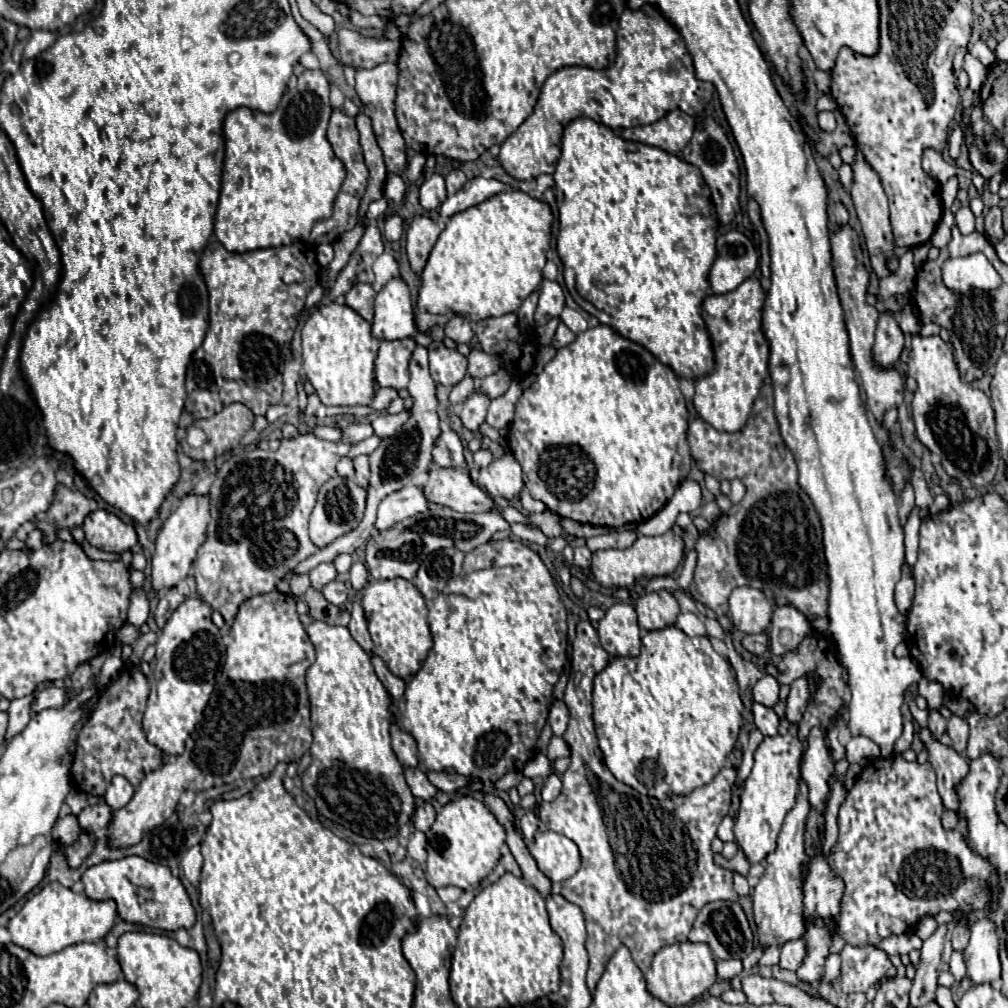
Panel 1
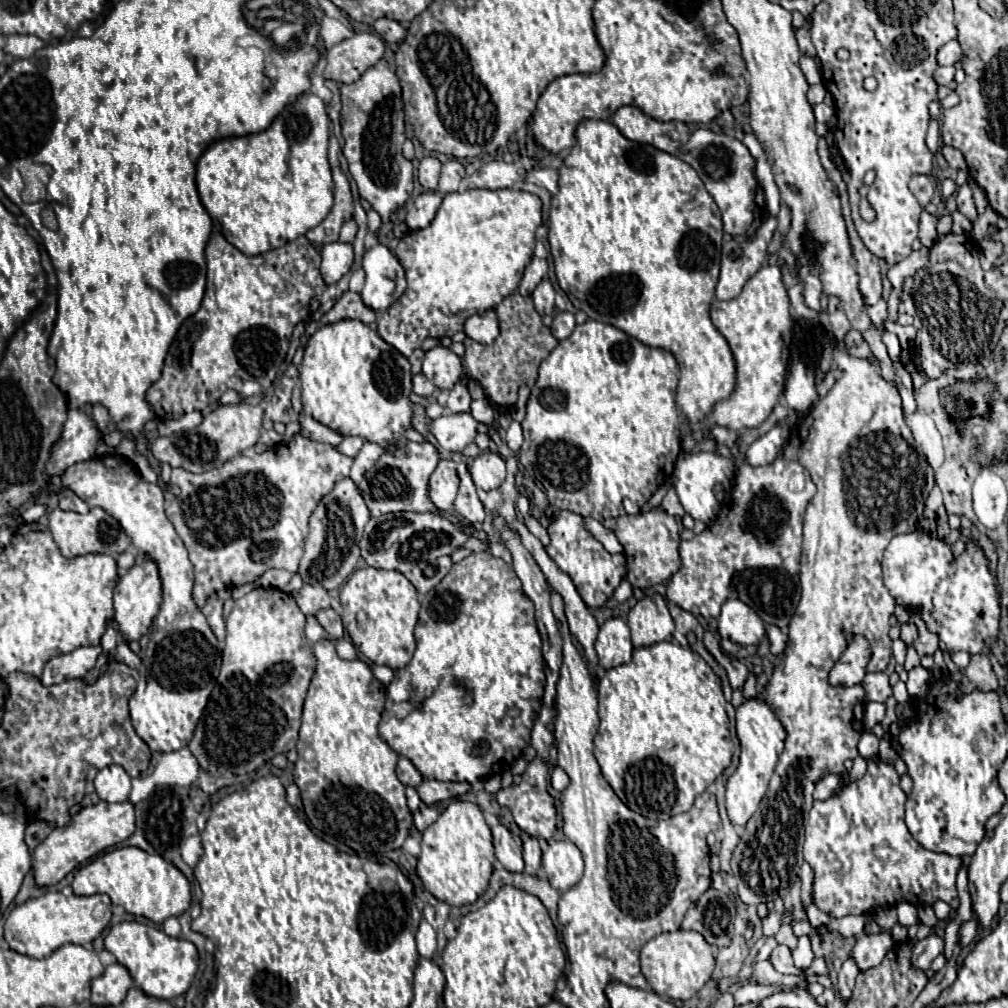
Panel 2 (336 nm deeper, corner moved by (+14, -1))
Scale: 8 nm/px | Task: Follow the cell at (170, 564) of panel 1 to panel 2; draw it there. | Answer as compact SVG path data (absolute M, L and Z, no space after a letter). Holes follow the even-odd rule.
M140 557L140 563L130 567L130 571L118 579L114 589L114 621L122 637L126 641L138 641L152 625L152 619L156 617L160 605L162 605L162 579L158 573L158 565L150 557Z

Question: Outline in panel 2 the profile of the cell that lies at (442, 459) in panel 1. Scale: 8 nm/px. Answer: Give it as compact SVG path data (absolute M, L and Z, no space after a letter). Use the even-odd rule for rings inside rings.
M464 463L458 465L458 477L460 477L460 489L458 489L458 495L454 501L456 513L470 523L482 523L486 519L486 513L482 509L482 503L476 495L476 487L474 487Z

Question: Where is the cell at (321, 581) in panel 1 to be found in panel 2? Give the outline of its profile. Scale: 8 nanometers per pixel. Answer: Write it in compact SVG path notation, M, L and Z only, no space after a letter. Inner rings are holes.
M302 585L302 589L294 593L294 599L304 615L314 615L318 609L330 607L330 595L322 585Z

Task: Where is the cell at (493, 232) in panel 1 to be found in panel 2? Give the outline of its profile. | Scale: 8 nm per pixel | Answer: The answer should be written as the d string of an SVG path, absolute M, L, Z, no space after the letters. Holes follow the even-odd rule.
M468 189L464 193L448 193L430 227L404 235L394 249L398 261L406 271L408 289L398 303L394 303L378 317L378 335L388 345L398 349L404 357L410 357L412 351L419 348L426 337L452 337L454 333L462 331L466 317L482 315L488 309L494 309L498 303L502 303L504 297L512 295L518 289L524 267L532 259L536 229L540 223L542 201L538 195L526 191Z

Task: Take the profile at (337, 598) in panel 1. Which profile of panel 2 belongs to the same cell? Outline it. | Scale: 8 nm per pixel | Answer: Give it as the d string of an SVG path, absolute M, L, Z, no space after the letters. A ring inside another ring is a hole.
M328 607L328 609L320 609L320 611L316 613L316 619L318 619L318 623L330 633L330 637L340 639L340 637L344 635L344 627L342 627L340 615L338 615L332 607Z

